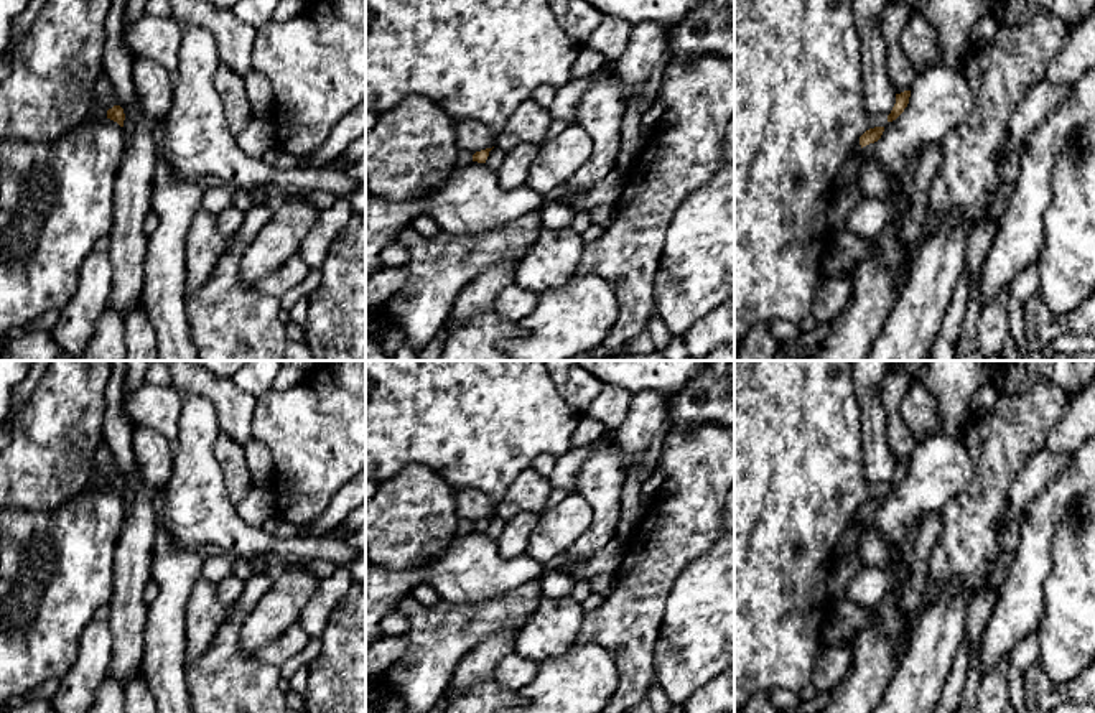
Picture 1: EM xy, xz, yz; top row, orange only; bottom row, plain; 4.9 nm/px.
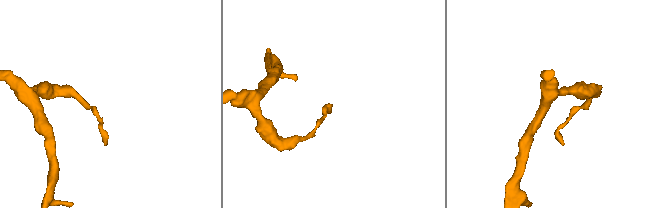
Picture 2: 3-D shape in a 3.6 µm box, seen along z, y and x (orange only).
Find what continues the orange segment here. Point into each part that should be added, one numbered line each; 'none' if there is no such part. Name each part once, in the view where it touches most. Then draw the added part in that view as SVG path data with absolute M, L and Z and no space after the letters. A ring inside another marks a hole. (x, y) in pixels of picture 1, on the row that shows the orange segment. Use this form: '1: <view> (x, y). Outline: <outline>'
none

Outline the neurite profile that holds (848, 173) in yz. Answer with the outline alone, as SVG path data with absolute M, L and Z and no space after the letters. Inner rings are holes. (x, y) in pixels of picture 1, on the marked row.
M863 148L856 150L853 155L850 155L841 168L836 173L833 191L841 191L850 184L860 184L860 171L866 160L866 153Z

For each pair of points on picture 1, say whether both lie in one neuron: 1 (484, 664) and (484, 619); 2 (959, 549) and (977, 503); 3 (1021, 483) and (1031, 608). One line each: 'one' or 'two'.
1: two
2: one
3: two

